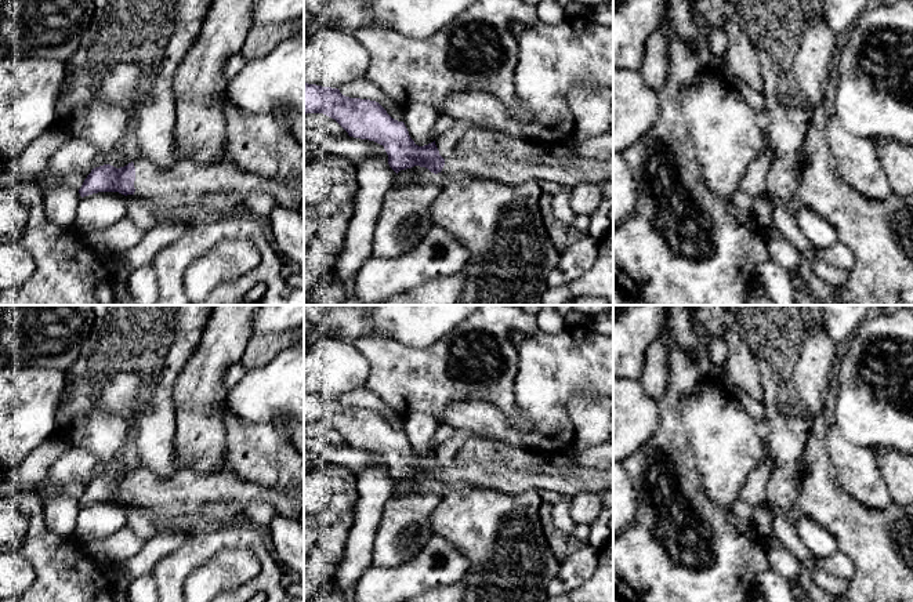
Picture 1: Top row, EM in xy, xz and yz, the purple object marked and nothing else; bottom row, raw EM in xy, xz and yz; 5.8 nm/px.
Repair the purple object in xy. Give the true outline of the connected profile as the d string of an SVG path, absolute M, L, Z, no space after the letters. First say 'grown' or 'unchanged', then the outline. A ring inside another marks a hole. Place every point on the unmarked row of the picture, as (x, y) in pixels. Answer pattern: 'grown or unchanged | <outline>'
grown | M145 467L116 478L104 474L91 479L79 503L119 501L167 518L196 515L203 503L224 503L239 512L251 501L269 503L282 516L301 518L304 492L268 489L247 482L228 469L198 474L180 469L169 479L156 476Z

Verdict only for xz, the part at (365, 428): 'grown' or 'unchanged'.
grown

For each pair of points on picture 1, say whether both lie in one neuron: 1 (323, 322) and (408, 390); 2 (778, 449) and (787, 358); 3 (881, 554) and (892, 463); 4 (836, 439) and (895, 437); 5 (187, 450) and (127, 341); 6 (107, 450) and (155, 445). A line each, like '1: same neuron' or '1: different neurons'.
1: different neurons
2: same neuron
3: different neurons
4: different neurons
5: different neurons
6: different neurons

